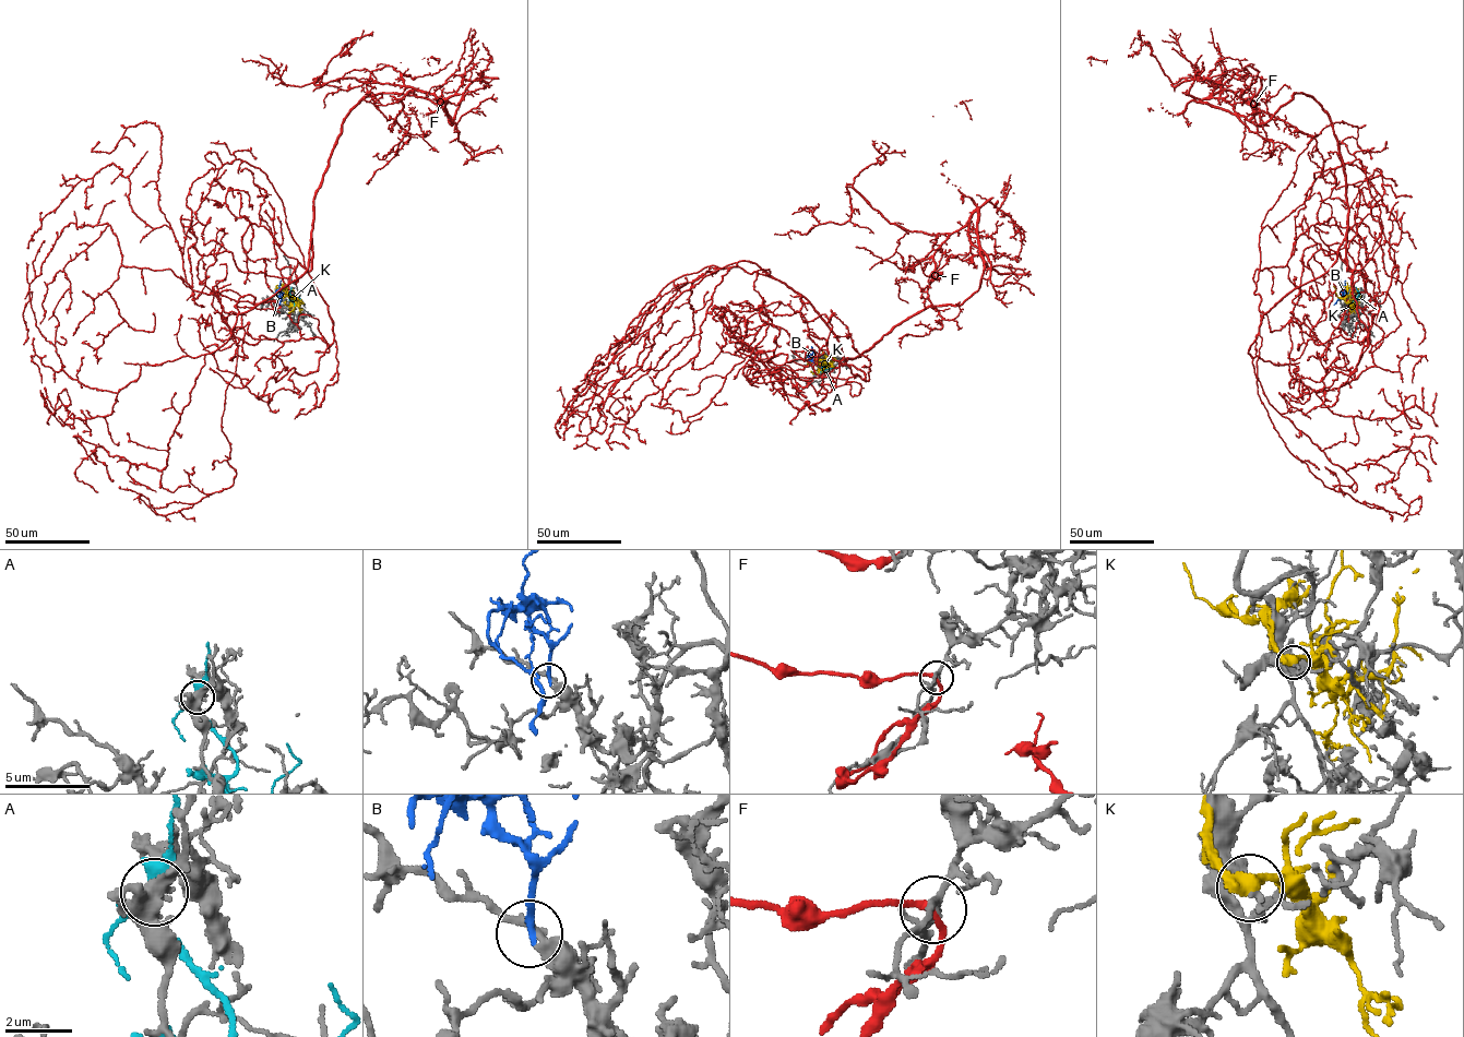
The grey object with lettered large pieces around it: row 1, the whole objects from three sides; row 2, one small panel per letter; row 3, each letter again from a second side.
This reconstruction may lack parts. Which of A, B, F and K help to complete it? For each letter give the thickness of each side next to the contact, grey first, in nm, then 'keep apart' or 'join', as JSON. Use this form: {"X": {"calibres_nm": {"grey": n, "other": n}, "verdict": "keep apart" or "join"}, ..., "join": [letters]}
{"A": {"calibres_nm": {"grey": 220, "other": 320}, "verdict": "keep apart"}, "B": {"calibres_nm": {"grey": 280, "other": 200}, "verdict": "join"}, "F": {"calibres_nm": {"grey": 170, "other": 190}, "verdict": "keep apart"}, "K": {"calibres_nm": {"grey": 140, "other": 400}, "verdict": "keep apart"}, "join": ["B"]}

